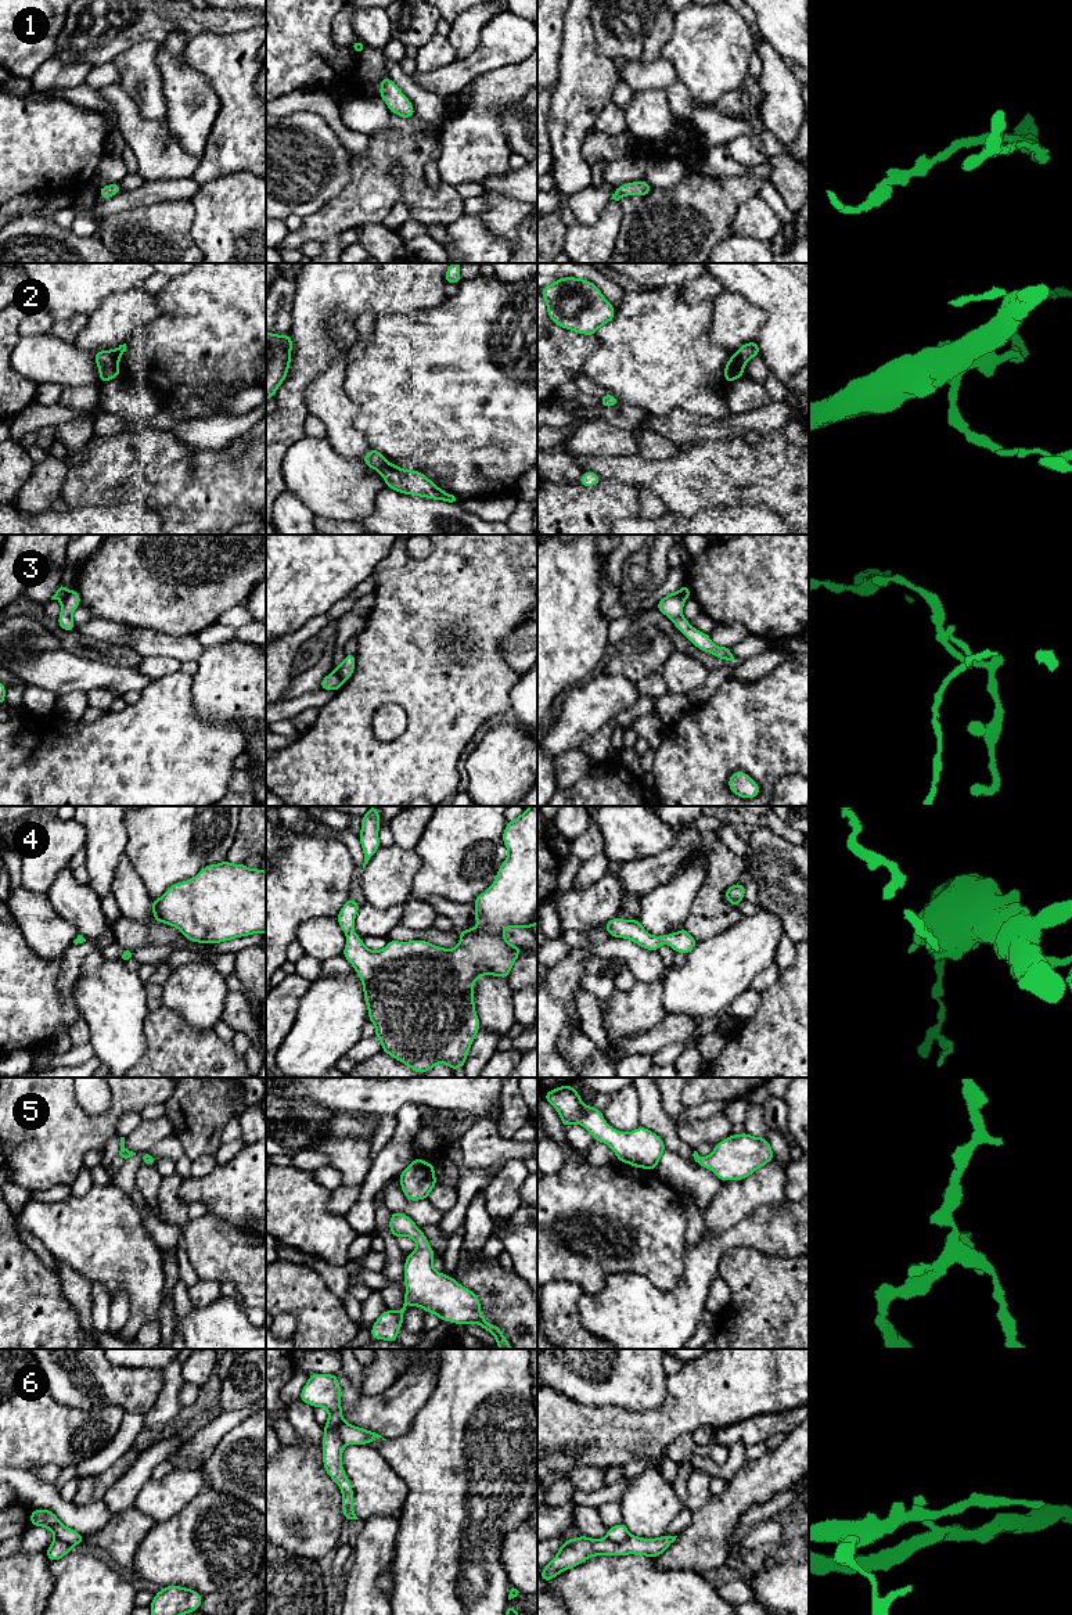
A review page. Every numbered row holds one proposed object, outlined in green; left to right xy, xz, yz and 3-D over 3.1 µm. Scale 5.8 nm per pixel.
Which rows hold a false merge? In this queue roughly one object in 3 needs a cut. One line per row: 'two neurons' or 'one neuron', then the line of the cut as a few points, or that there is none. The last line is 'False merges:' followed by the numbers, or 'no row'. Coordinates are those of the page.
1: one neuron; no cut
2: two neurons; cut in xy along (108, 351), (118, 363)
3: two neurons; cut in xz along (334, 669), (344, 682)
4: one neuron; no cut
5: one neuron; no cut
6: two neurons; cut in yz along (629, 1533), (621, 1542), (612, 1542), (605, 1538)
False merges: 2, 3, 6

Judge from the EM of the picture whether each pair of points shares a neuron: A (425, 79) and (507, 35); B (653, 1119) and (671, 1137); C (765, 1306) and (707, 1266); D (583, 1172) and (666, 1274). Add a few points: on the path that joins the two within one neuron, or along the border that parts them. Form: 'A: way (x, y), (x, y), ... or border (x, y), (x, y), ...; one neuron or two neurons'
A: way (446, 79), (452, 79), (486, 56); one neuron
B: way (657, 1123), (666, 1133); one neuron
C: border (737, 1247), (720, 1258), (718, 1274); two neurons
D: way (604, 1197), (655, 1250); one neuron

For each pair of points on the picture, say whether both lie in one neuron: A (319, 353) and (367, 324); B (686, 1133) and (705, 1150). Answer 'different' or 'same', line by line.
A: different
B: different

